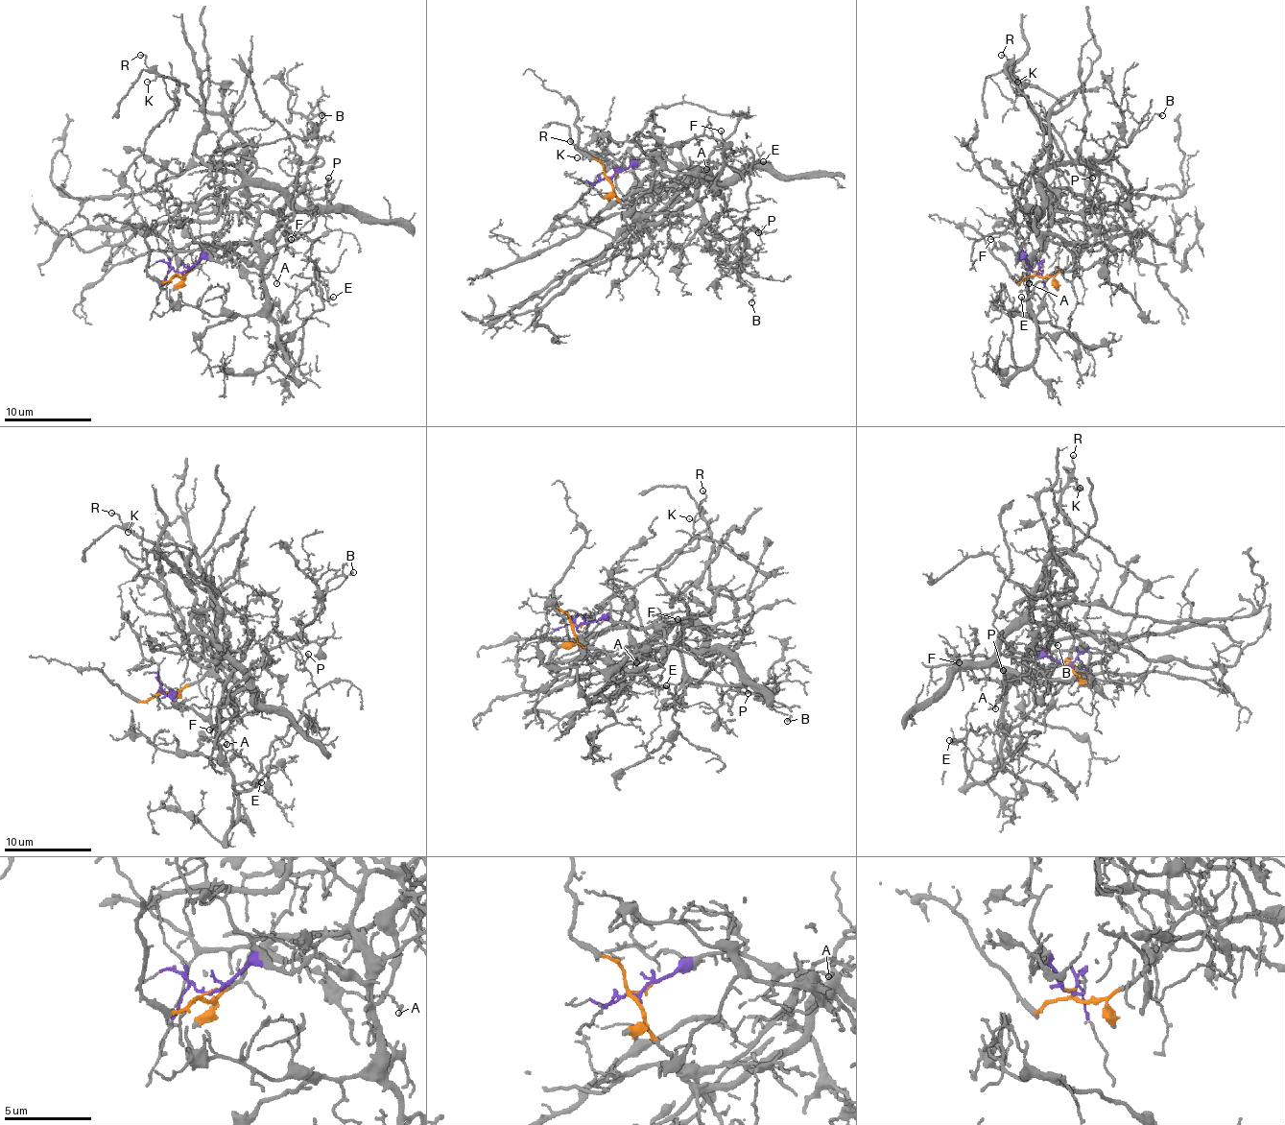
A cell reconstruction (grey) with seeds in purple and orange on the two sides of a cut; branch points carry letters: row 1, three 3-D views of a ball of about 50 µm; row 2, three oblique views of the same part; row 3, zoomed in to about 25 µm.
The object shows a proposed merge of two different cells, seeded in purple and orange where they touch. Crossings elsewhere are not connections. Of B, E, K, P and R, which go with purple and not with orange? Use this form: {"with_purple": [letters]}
{"with_purple": ["B", "E", "P"]}

